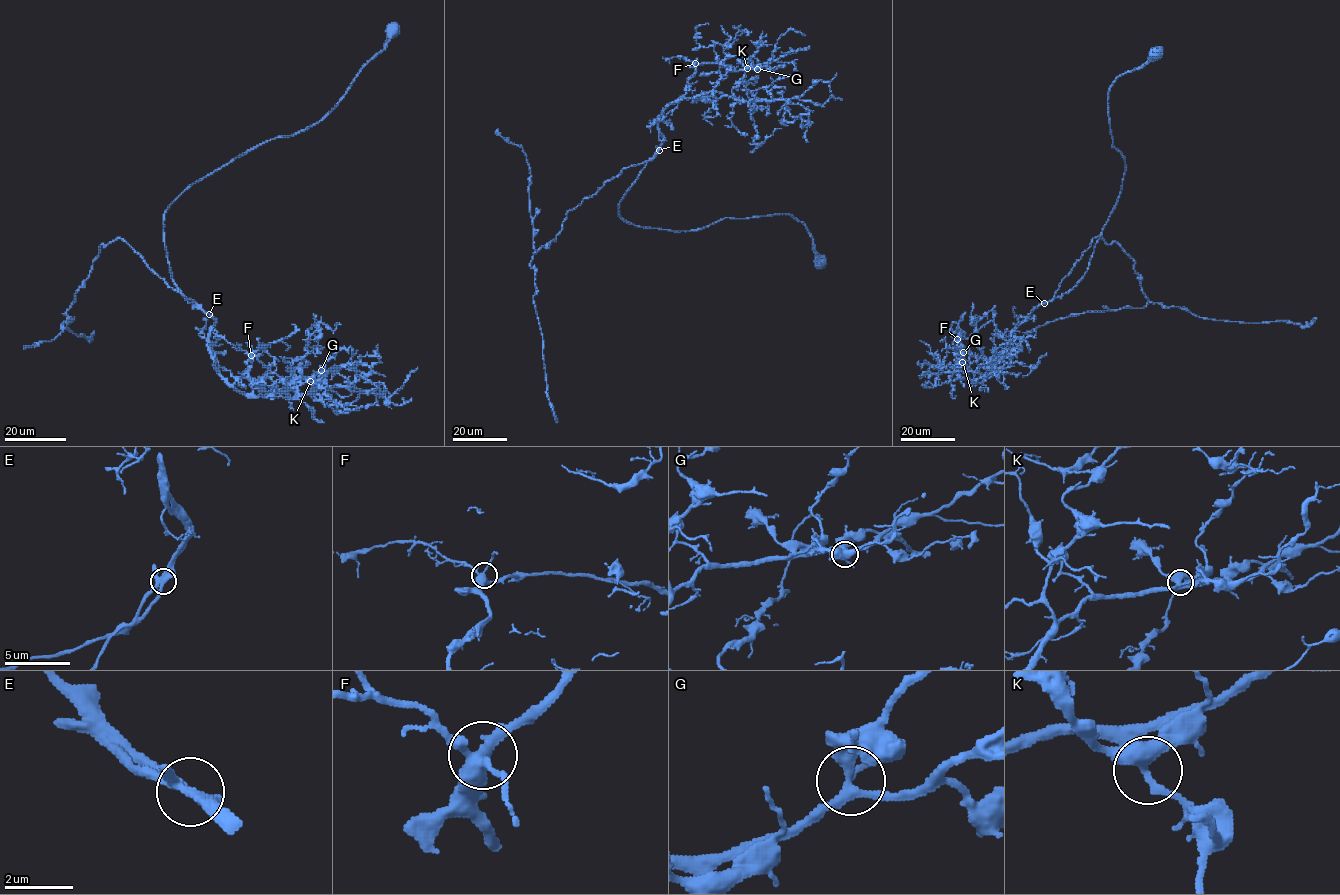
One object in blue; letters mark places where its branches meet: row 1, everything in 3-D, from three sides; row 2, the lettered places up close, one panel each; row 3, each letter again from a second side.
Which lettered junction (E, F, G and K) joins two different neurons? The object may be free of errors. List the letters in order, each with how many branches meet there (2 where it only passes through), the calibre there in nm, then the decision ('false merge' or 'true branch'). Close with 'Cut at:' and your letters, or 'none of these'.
E: branches 4; calibre 320 nm; true branch
F: branches 4; calibre 400 nm; true branch
G: branches 4; calibre 320 nm; true branch
K: branches 4; calibre 380 nm; true branch
Cut at: none of these

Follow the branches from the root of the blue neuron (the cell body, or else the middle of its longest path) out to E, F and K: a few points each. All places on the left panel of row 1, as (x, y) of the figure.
E: (395, 27), (318, 122), (246, 151), (189, 185), (166, 211), (171, 277), (189, 302), (209, 315)
F: (395, 27), (318, 122), (246, 151), (165, 213), (171, 277), (215, 321), (214, 359), (237, 381), (251, 355)
K: (395, 27), (318, 122), (198, 180), (164, 215), (171, 277), (215, 321), (216, 370), (260, 397), (310, 381)

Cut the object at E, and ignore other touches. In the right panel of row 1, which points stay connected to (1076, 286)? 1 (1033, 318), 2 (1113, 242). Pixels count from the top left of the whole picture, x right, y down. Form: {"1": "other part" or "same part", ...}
{"1": "same part", "2": "other part"}

